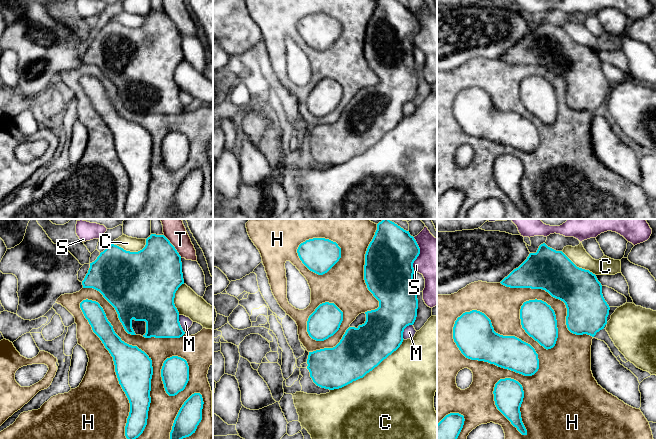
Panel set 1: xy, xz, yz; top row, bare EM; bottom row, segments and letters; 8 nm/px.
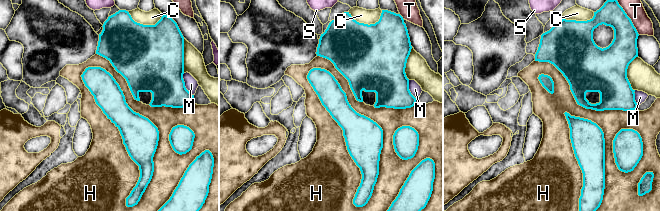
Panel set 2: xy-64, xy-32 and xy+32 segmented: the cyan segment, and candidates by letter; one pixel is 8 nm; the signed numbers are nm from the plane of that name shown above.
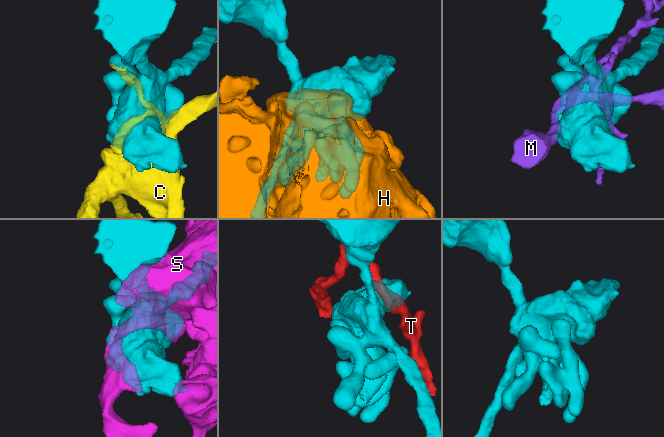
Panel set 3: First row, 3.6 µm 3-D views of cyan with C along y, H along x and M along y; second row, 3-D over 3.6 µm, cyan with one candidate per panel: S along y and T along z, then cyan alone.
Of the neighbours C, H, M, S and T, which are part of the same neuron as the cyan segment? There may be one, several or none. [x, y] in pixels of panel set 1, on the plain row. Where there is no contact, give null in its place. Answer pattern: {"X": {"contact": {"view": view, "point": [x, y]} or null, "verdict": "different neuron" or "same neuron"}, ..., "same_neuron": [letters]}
{"C": {"contact": {"view": "xz", "point": [368, 148]}, "verdict": "different neuron"}, "H": {"contact": {"view": "xy", "point": [115, 147]}, "verdict": "different neuron"}, "M": {"contact": {"view": "xz", "point": [403, 106]}, "verdict": "different neuron"}, "S": {"contact": {"view": "xz", "point": [419, 29]}, "verdict": "different neuron"}, "T": {"contact": {"view": "xy", "point": [173, 22]}, "verdict": "different neuron"}, "same_neuron": []}

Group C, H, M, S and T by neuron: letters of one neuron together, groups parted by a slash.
C / H / M / S / T

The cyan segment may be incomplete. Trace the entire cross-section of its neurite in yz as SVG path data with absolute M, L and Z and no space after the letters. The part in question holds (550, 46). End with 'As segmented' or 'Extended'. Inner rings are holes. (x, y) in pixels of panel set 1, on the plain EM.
M545 19L539 22L536 29L530 29L527 35L500 59L510 64L542 65L563 77L567 84L566 101L573 110L594 113L607 100L610 83L603 73L602 61L596 51L577 43L562 27L556 27Z. As segmented

